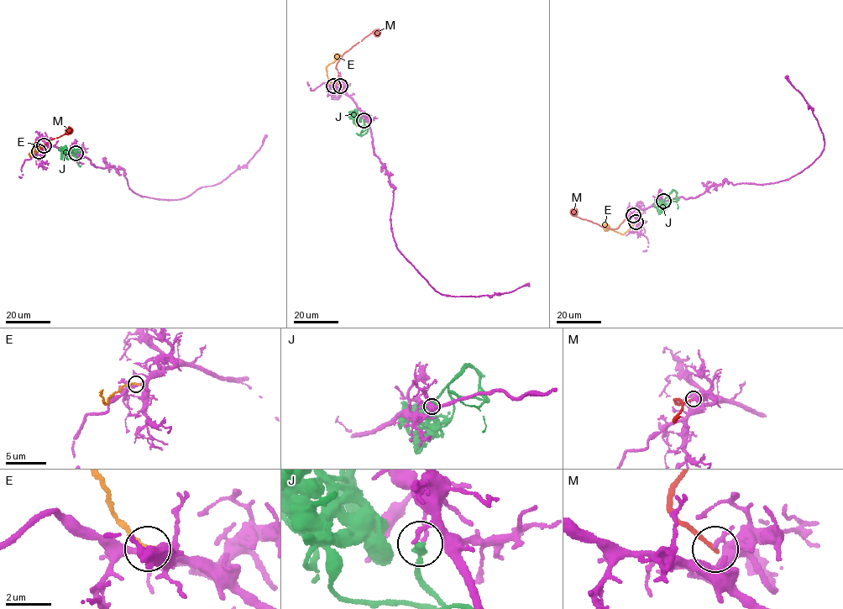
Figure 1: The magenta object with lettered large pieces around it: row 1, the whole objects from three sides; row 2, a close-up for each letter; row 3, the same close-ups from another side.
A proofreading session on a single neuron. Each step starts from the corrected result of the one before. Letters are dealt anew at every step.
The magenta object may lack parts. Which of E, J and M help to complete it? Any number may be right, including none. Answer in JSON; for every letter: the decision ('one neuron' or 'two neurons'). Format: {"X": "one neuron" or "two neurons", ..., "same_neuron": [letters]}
{"E": "two neurons", "J": "two neurons", "M": "two neurons", "same_neuron": []}

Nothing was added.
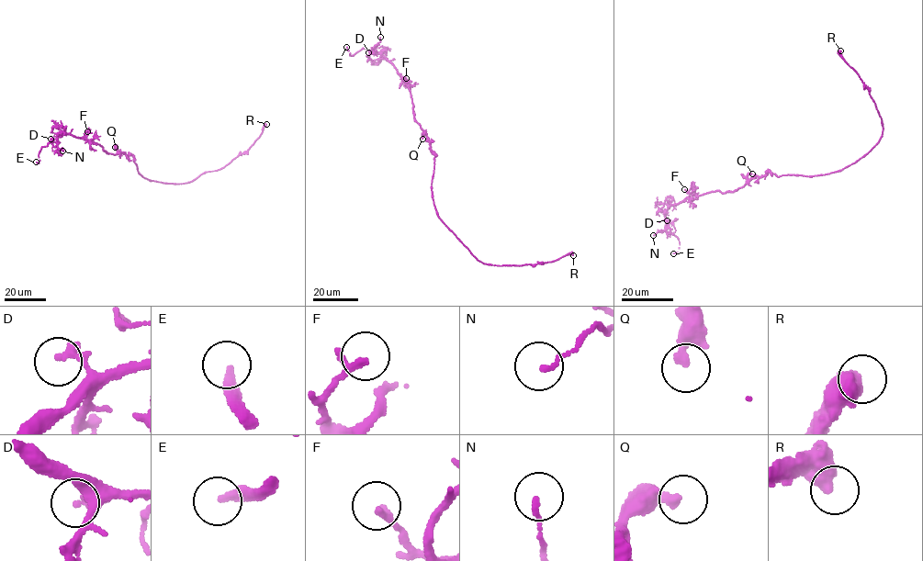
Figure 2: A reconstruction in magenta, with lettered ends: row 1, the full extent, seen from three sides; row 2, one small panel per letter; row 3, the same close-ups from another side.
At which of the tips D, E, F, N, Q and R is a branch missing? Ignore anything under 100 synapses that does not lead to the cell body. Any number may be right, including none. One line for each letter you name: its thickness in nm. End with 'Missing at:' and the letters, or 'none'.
E: Thickness 300 nm
Missing at: E

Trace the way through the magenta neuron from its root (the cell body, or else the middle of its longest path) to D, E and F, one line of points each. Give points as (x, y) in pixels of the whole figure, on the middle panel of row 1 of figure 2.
D: (432, 177), (435, 154), (426, 133), (415, 118), (409, 85), (384, 57), (375, 51), (368, 52)
E: (432, 177), (435, 154), (415, 118), (409, 85), (379, 53), (364, 48), (351, 56), (346, 47)
F: (432, 177), (435, 154), (426, 133), (415, 118), (410, 91), (406, 82), (402, 81), (406, 78)

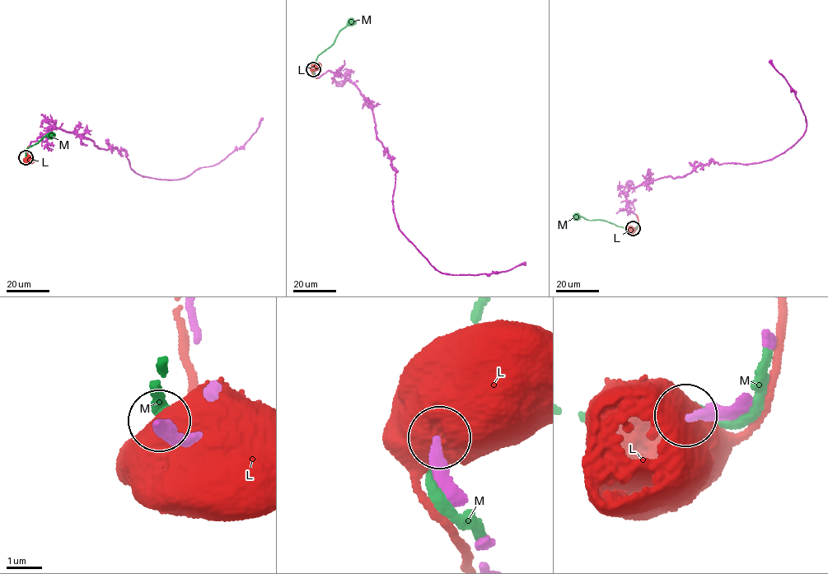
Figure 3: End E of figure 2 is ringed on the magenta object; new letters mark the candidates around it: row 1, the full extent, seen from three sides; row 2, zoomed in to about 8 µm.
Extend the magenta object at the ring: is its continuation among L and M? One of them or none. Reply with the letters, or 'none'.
none

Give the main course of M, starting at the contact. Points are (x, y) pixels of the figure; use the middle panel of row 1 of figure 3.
M: (313, 71), (317, 57), (328, 48), (339, 32), (351, 20)

